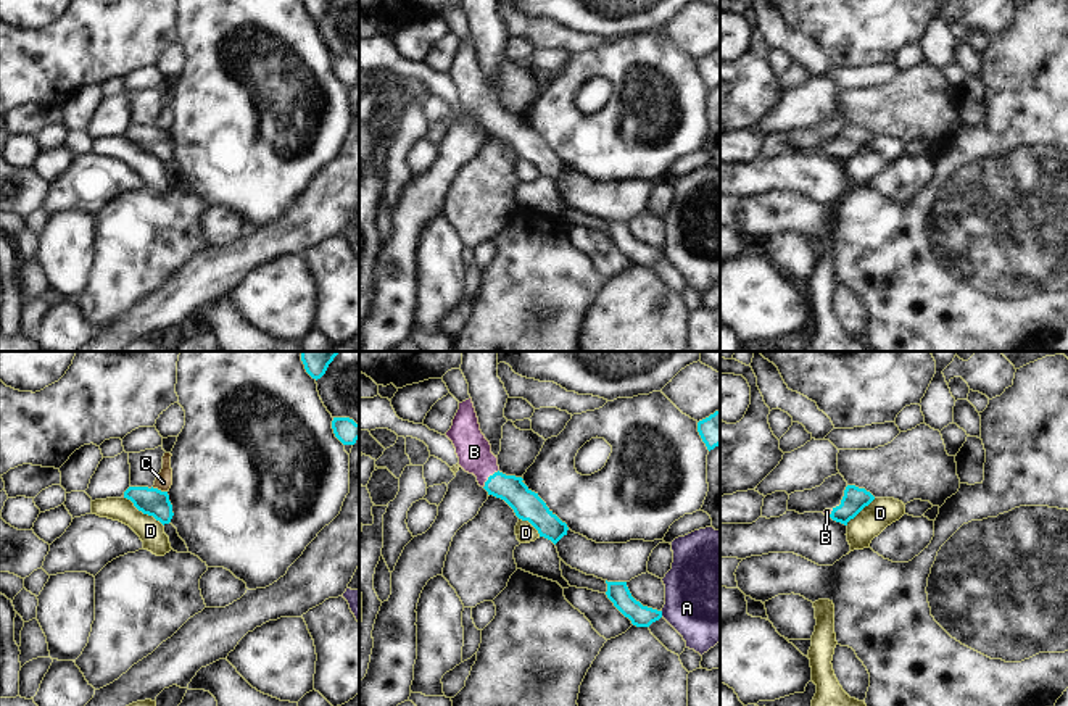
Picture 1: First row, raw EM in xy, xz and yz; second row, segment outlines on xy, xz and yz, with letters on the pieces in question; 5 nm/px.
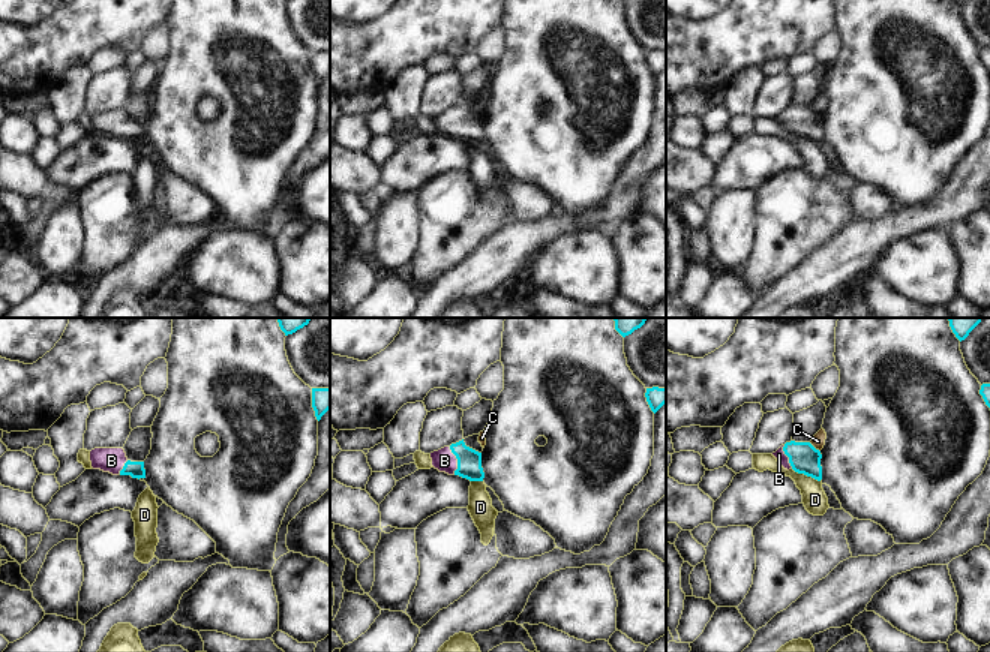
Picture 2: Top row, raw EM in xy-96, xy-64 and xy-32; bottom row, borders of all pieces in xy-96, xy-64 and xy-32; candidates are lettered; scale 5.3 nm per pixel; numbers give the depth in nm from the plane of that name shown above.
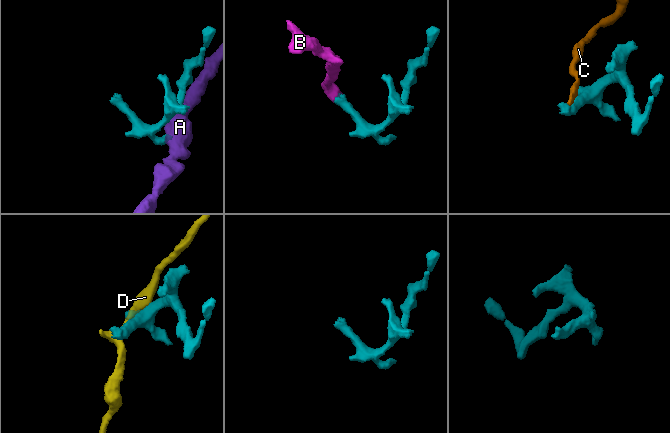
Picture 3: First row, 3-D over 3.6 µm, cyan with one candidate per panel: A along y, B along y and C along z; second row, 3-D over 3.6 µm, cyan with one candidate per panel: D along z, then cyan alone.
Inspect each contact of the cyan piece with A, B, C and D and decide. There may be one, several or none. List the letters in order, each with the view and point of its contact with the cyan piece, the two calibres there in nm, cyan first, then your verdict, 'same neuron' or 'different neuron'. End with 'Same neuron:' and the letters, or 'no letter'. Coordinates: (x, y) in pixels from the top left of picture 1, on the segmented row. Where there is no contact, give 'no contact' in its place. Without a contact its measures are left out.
A: contact xz (661, 614); calibres 110 and 440 nm; different neuron
B: contact xz (488, 477); calibres 150 and 170 nm; same neuron
C: contact xy (160, 490); calibres 140 and 90 nm; different neuron
D: contact xy (144, 513); calibres 140 and 130 nm; different neuron
Same neuron: B

